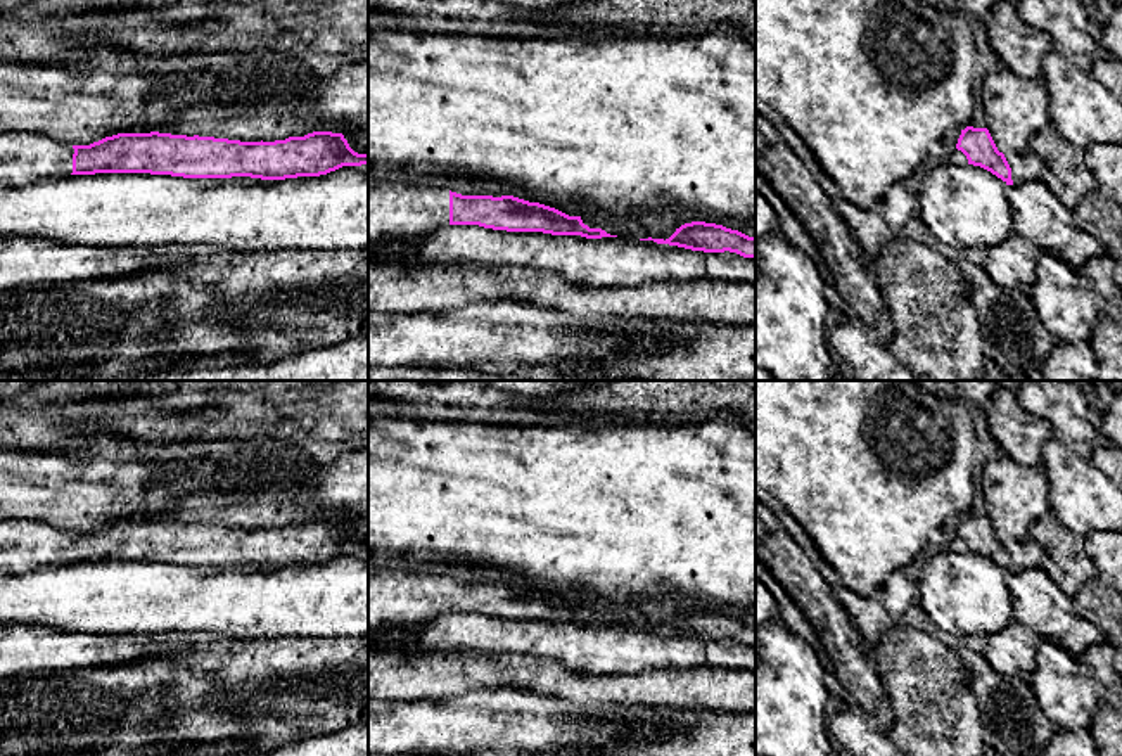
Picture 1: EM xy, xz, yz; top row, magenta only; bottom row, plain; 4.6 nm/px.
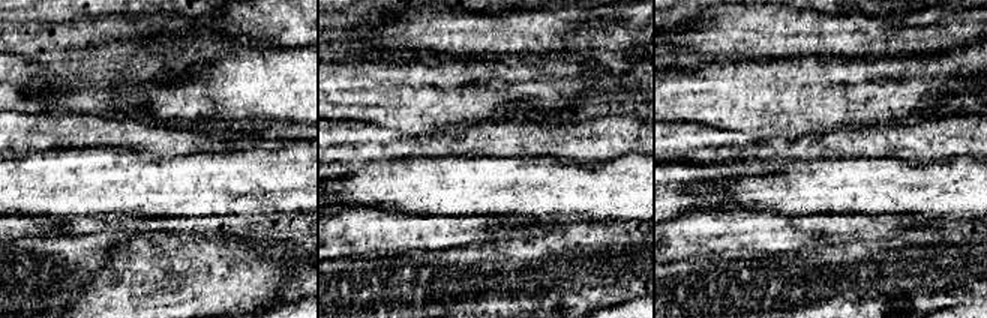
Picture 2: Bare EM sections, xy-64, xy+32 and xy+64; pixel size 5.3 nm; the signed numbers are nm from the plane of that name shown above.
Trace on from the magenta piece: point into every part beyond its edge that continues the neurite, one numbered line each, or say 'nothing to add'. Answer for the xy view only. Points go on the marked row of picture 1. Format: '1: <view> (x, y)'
1: xy (25, 158)

